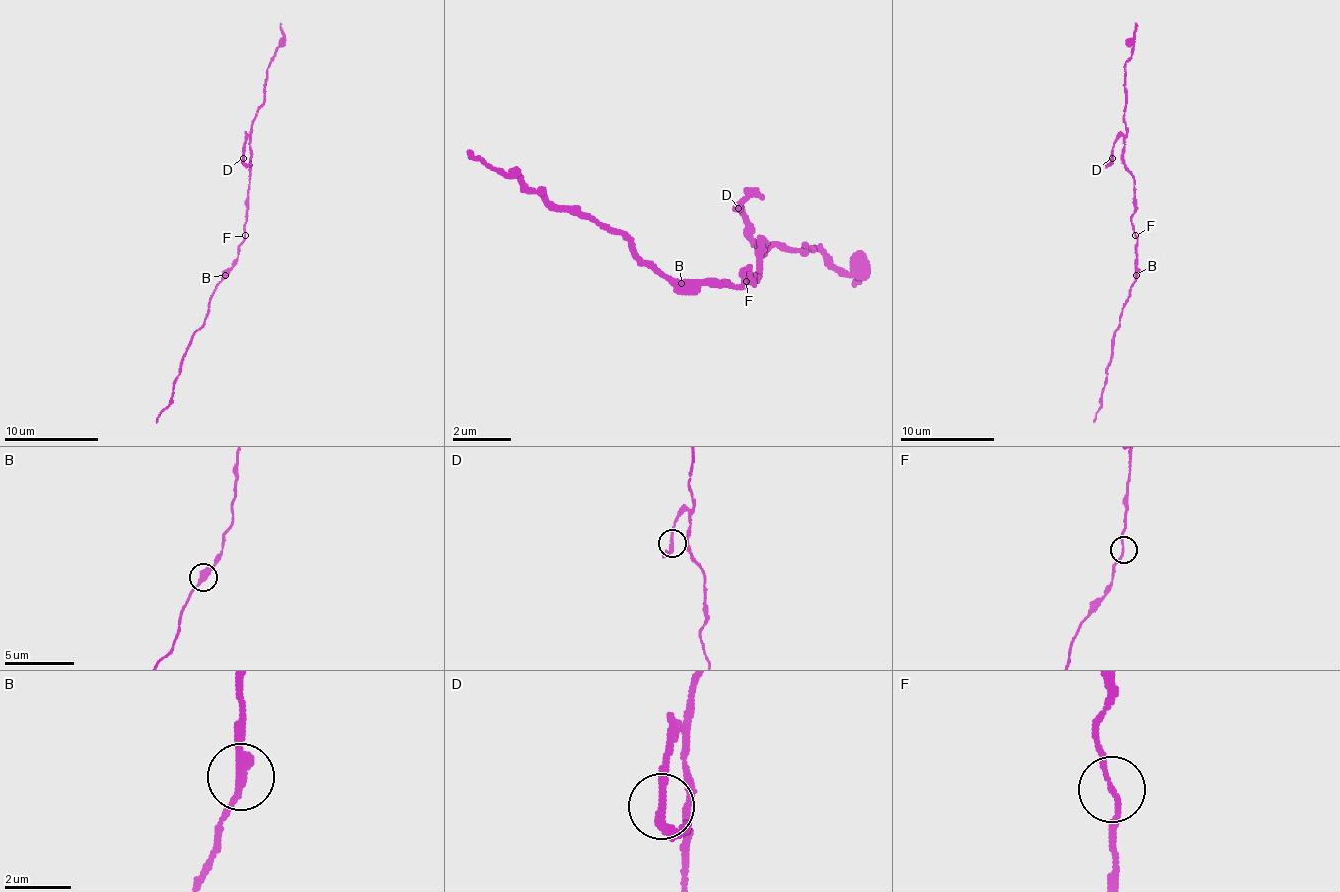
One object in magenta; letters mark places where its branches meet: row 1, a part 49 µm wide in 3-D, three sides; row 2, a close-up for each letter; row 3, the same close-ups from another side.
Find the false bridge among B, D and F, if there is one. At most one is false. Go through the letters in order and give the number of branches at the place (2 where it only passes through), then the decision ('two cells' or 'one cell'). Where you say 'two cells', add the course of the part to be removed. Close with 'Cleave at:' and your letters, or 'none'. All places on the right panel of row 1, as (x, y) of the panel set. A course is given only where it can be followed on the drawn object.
B: 2 branches meet; one cell
D: 2 branches meet; one cell
F: 2 branches meet; one cell
Cleave at: none

